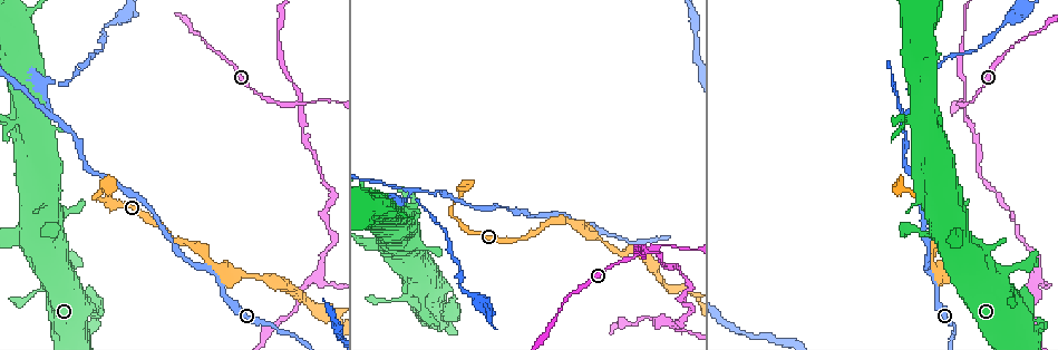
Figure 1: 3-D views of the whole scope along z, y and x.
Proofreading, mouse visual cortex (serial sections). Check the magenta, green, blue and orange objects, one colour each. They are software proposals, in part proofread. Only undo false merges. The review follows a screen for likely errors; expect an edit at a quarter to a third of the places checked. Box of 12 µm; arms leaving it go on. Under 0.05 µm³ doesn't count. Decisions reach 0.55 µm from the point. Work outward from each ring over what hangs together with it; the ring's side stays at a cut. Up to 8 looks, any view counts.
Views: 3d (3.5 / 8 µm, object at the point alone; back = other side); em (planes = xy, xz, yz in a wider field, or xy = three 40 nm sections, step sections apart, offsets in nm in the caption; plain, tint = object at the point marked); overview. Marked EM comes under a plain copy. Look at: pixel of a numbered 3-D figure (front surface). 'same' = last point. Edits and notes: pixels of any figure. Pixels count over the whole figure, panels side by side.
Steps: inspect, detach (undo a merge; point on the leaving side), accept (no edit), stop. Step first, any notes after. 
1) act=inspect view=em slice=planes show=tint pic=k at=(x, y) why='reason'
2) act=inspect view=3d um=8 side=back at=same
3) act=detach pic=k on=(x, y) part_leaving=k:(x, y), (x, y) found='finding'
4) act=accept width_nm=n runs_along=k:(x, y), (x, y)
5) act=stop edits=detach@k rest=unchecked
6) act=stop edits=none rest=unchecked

act=inspect view=3d um=3.5 pic=1 at=(685, 288) why='arms part here'

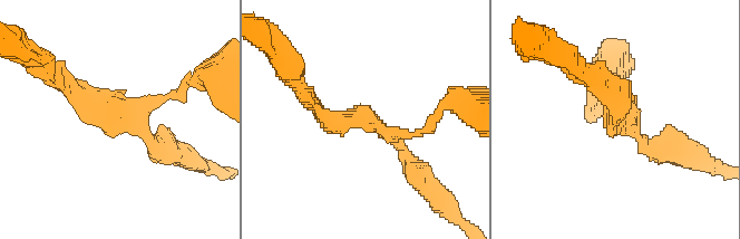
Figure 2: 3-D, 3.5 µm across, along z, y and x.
act=inspect view=em slice=xy step=1 show=tint pic=2 at=(124, 116) arms=3 arm_widths_nm=150,200,250

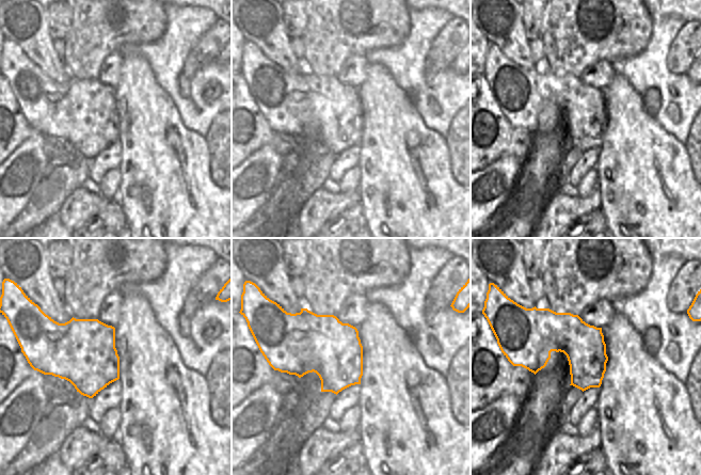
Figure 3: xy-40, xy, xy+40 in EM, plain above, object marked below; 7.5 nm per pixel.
act=accept width_nm=440 runs_along=2:(64, 86), (112, 106), (163, 151) found='all the same cell'

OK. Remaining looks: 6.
act=inspect view=3d um=8 side=back pic=1 at=(445, 307)

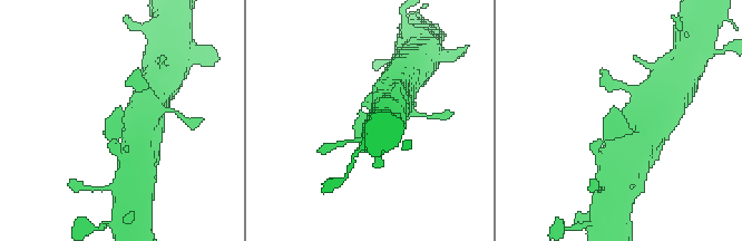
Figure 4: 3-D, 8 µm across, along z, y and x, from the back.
act=inspect view=em slice=xy step=1 show=tint pic=4 at=(621, 125) why='need the tissue'

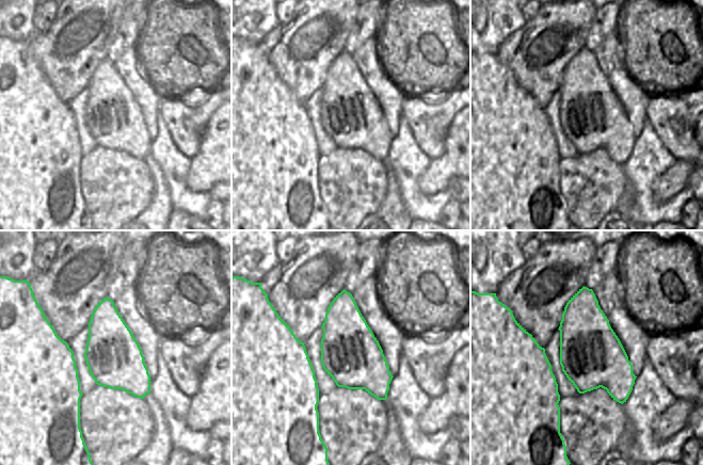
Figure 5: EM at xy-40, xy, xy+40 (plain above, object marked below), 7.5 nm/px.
act=accept runs_along=4:(392, 95), (382, 118), (354, 132) found='one cell here'

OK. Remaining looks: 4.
act=inspect view=3d um=3.5 pic=1 at=(56, 118)

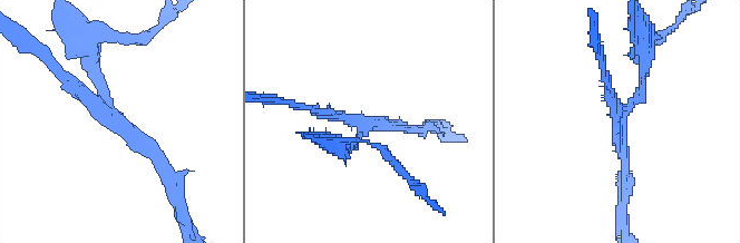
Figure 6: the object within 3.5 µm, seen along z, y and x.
act=detach pic=6 on=(96, 76) arms=3 part_leaving=6:(109, 106), (89, 41), (127, 38) found='a second cell is stuck on'

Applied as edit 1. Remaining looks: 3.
act=stop edits=detach@6 rest=unchecked

